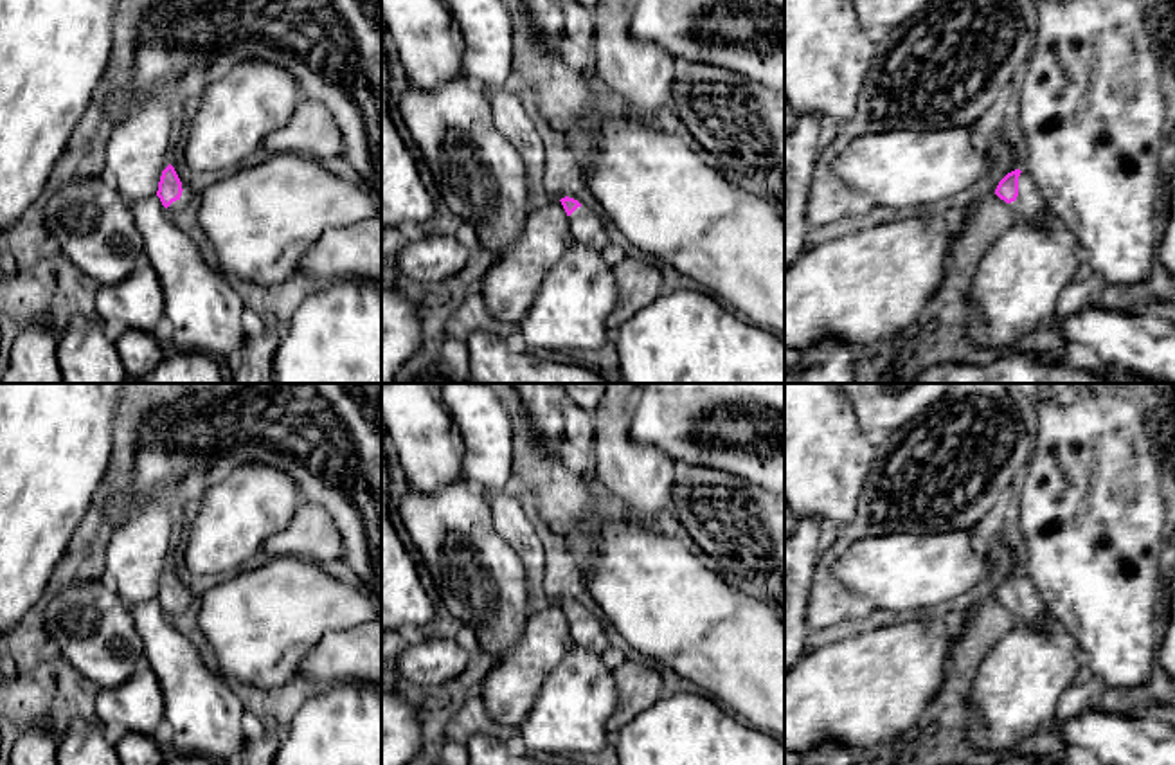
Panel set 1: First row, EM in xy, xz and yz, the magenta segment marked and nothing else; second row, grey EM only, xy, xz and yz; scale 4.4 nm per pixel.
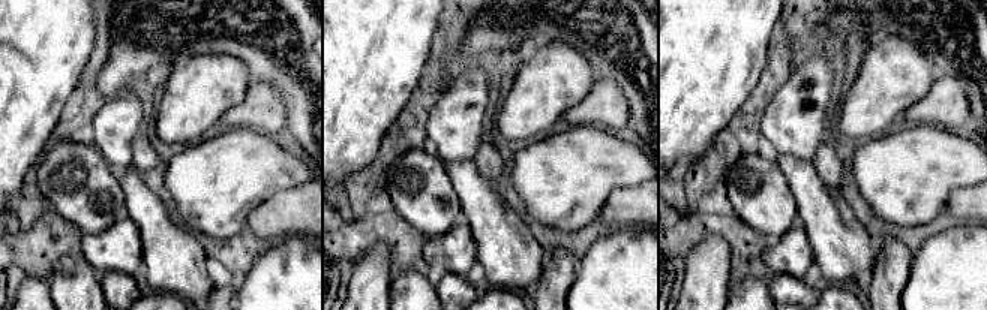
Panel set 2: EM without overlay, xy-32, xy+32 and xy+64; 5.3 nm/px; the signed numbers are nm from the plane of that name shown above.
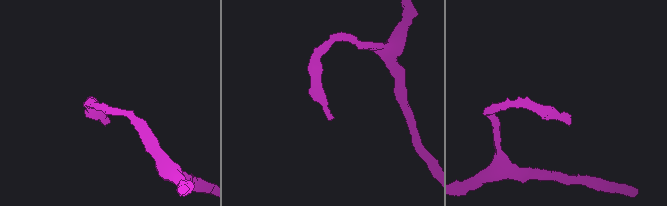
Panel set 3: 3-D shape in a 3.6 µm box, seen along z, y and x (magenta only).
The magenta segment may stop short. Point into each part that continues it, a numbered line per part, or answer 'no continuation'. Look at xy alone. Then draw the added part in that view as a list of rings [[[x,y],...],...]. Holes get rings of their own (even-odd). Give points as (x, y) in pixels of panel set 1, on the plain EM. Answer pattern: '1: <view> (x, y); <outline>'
1: xy (188, 598); [[[180,583],[180,585],[182,585],[182,583]],[[182,585],[182,592],[184,592],[184,594],[182,594],[182,599],[167,610],[169,616],[180,614],[180,612],[184,612],[189,605],[193,605],[194,598],[193,598],[191,592],[187,592],[187,590],[184,589],[184,585]]]

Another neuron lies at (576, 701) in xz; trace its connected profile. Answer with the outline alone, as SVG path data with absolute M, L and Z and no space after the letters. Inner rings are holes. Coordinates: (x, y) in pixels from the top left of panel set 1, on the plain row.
M572 643L547 673L518 733L529 751L599 761L612 752L606 724L617 706L612 670L601 655Z

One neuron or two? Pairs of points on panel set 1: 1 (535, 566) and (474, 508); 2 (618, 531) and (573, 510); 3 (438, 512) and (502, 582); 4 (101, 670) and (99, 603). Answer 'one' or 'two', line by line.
1: two
2: two
3: one
4: one

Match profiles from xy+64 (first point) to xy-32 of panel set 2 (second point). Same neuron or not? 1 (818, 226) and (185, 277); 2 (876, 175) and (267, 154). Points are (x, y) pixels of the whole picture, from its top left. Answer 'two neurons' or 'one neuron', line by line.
1: one neuron
2: one neuron

